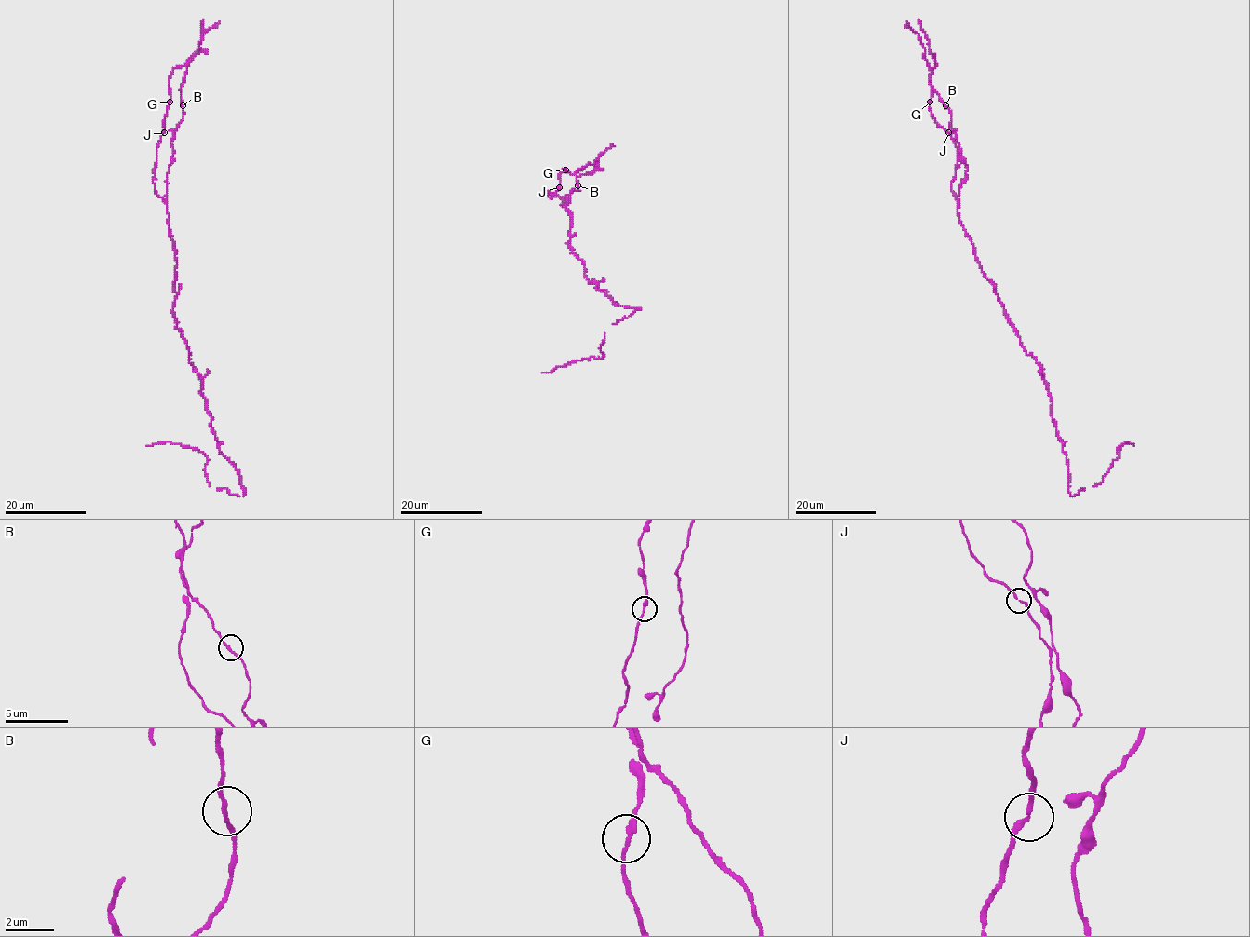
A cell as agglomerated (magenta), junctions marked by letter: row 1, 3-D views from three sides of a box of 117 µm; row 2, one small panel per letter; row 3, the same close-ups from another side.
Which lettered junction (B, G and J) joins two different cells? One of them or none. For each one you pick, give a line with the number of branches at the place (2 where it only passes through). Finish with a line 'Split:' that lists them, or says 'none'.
Split: none

